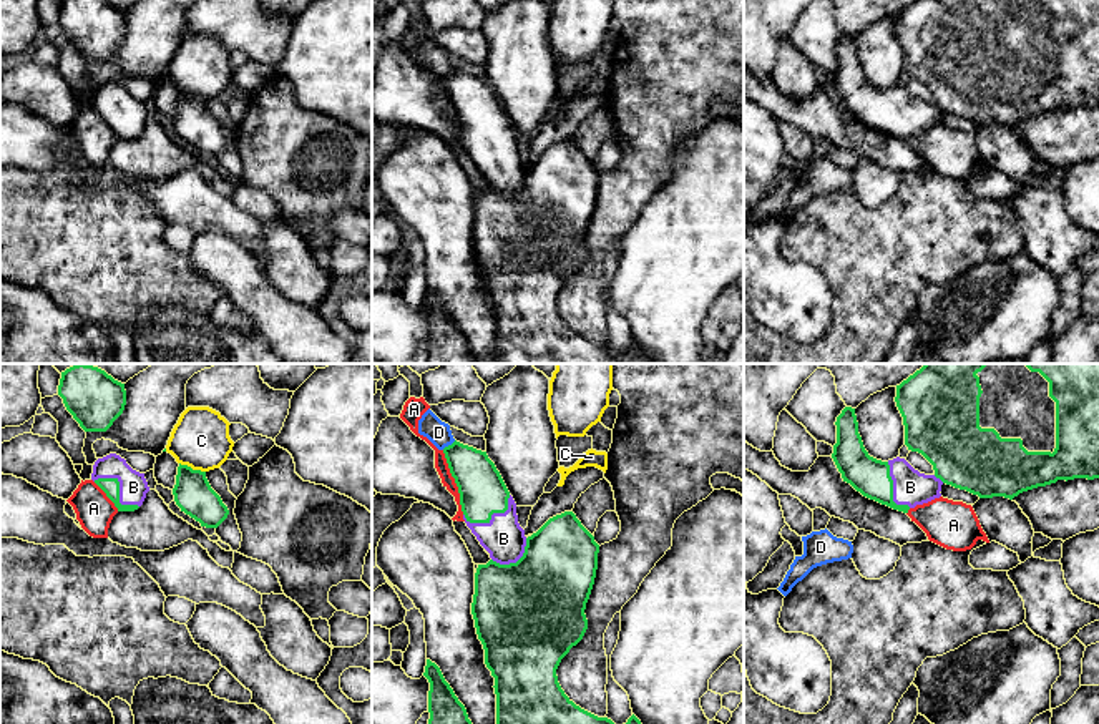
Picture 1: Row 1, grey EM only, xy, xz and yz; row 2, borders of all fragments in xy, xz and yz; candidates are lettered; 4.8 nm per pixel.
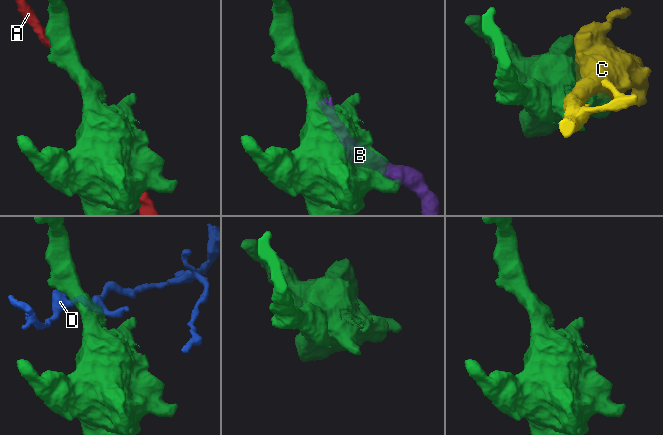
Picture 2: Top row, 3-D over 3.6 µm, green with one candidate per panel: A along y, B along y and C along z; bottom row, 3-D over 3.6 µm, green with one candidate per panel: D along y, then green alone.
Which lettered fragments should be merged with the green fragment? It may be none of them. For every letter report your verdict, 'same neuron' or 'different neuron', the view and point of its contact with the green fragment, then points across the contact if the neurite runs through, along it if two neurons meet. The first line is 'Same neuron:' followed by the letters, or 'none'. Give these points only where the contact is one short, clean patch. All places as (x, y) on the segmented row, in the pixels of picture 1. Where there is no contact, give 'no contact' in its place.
Same neuron: B
A: different neuron; contact xz (455, 482)
B: same neuron; contact xy (118, 489)
C: different neuron; contact xy (191, 469)
D: different neuron; contact xz (449, 445); border xz (455, 440), (442, 449)

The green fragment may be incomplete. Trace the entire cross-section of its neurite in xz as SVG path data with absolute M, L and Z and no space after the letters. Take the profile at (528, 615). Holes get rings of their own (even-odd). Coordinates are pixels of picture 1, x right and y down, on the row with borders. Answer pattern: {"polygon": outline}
{"polygon": "M455 440L443 453L458 487L463 520L491 558L476 568L471 614L485 664L495 678L496 724L614 724L576 706L556 676L561 659L588 629L584 609L599 553L594 536L573 511L564 511L526 538L516 503L486 452Z"}

